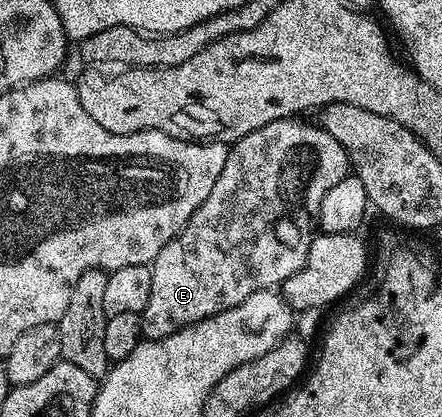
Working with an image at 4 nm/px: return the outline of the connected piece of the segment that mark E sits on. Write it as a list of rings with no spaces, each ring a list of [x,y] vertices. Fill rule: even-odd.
[[[304,118],[276,119],[251,133],[247,133],[229,147],[227,161],[223,165],[223,173],[219,173],[219,181],[215,181],[215,185],[211,185],[211,193],[207,193],[207,201],[203,201],[203,205],[199,205],[199,209],[189,218],[185,228],[167,245],[163,245],[163,249],[159,249],[159,253],[153,258],[151,264],[153,269],[151,273],[151,297],[147,300],[147,305],[143,310],[139,312],[142,336],[162,339],[180,330],[181,327],[198,323],[209,315],[217,315],[228,307],[239,305],[239,301],[247,301],[247,297],[251,297],[251,293],[280,288],[287,277],[294,275],[307,261],[309,246],[313,236],[319,231],[317,218],[323,197],[327,197],[327,189],[331,189],[331,185],[339,185],[339,181],[343,181],[346,175],[350,174],[351,168],[347,153],[339,145],[339,141],[335,141],[335,137],[331,137],[331,133],[327,133],[316,122],[304,123],[302,119]]]

